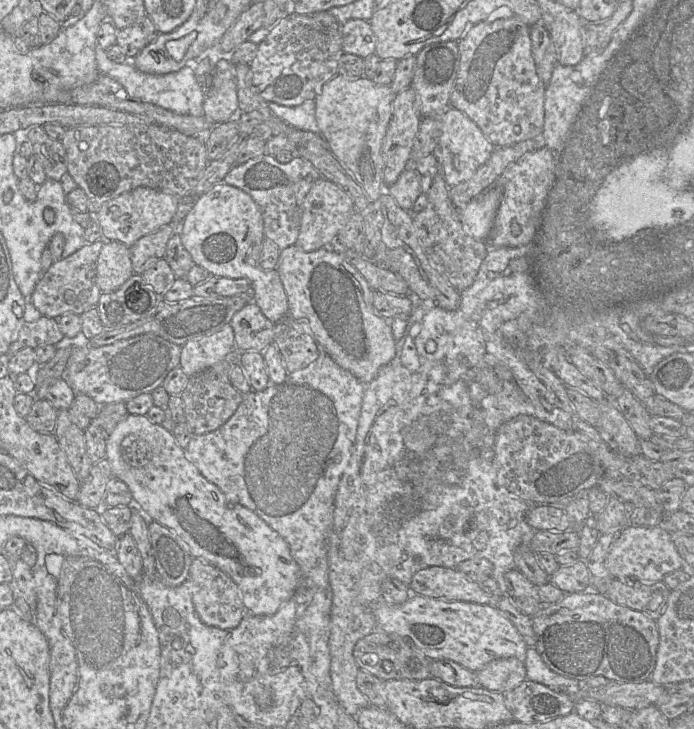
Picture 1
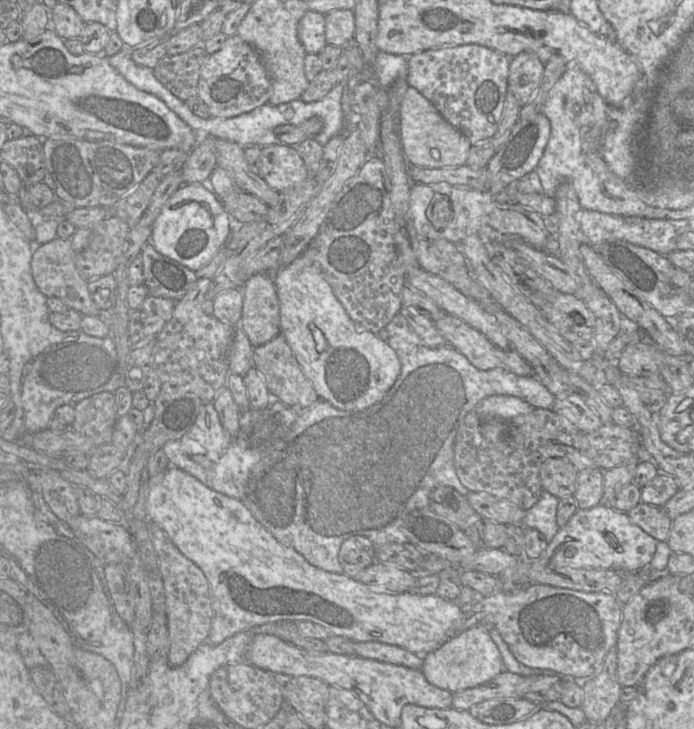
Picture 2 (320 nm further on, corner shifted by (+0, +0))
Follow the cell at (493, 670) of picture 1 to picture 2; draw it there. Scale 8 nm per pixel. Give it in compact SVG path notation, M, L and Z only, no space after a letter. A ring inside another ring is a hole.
M479 625L457 633L438 649L422 656L424 660L421 671L427 681L451 693L487 683L504 670L498 647L489 631Z

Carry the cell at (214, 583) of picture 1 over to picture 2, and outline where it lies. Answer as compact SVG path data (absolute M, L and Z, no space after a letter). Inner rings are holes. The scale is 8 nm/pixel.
M150 524L150 534L159 560L166 599L169 638L168 663L180 666L207 641L213 618L211 588L199 567L186 558L157 525Z

